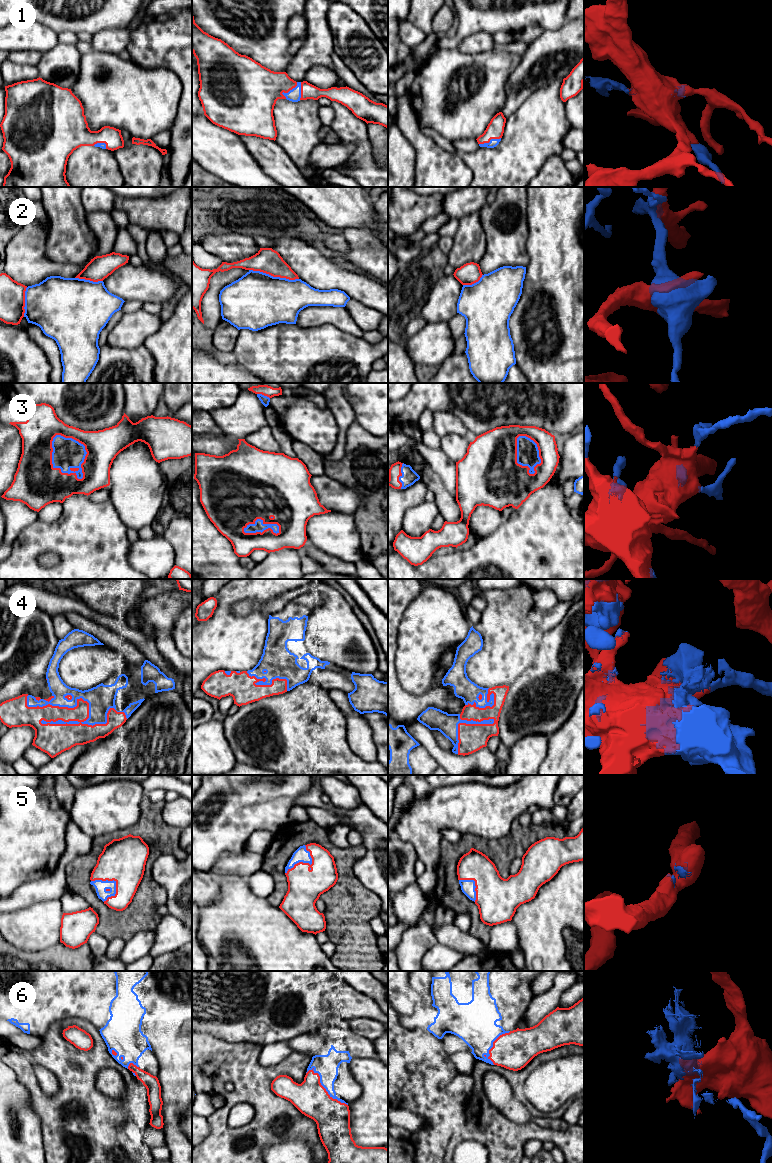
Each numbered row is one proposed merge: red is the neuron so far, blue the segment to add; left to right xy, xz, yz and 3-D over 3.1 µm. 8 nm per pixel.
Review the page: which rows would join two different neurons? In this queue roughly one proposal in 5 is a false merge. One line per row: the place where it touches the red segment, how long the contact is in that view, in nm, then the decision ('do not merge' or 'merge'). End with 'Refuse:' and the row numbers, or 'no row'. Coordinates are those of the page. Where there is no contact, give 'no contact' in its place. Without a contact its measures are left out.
1: xz (289, 90) | 170 nm | merge
2: xz (274, 276) | 400 nm | merge
3: xy (52, 465) | 420 nm | merge
4: xy (88, 704) | 850 nm | merge
5: xy (110, 880) | 240 nm | merge
6: xz (323, 1087) | 420 nm | do not merge
Refuse: 6

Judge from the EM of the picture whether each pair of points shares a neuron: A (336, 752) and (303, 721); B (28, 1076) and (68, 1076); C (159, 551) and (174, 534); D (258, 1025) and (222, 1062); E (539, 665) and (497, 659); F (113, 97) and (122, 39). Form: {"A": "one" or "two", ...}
{"A": "one", "B": "one", "C": "two", "D": "two", "E": "two", "F": "two"}

